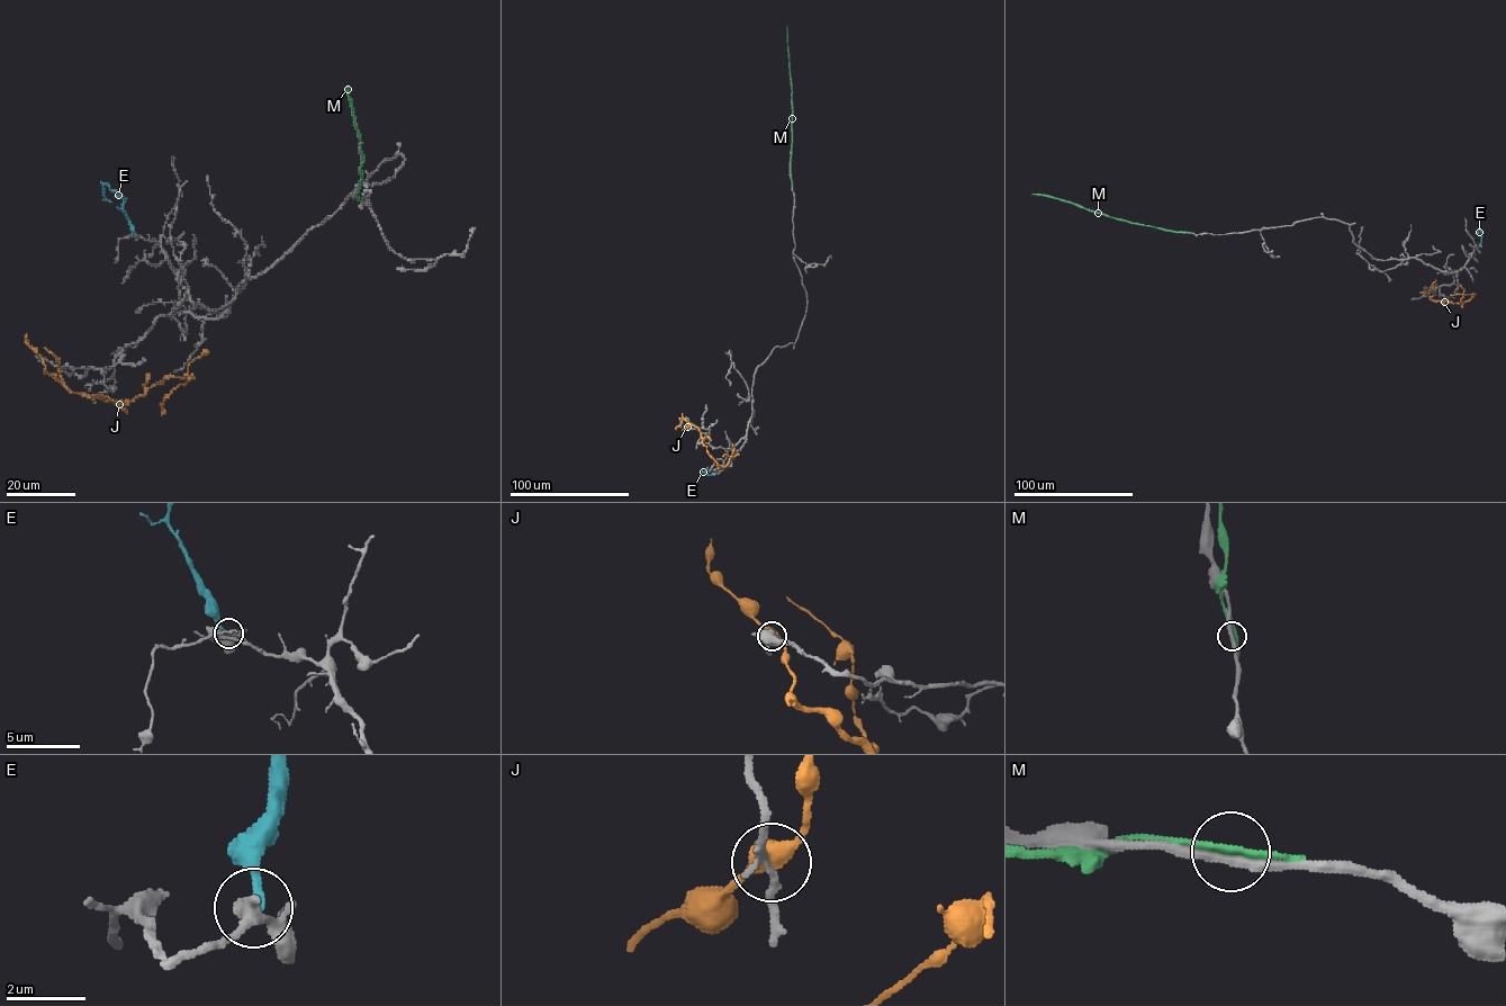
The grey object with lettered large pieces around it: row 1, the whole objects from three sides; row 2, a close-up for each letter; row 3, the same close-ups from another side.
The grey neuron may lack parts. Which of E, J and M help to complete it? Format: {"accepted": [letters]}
{"accepted": []}

